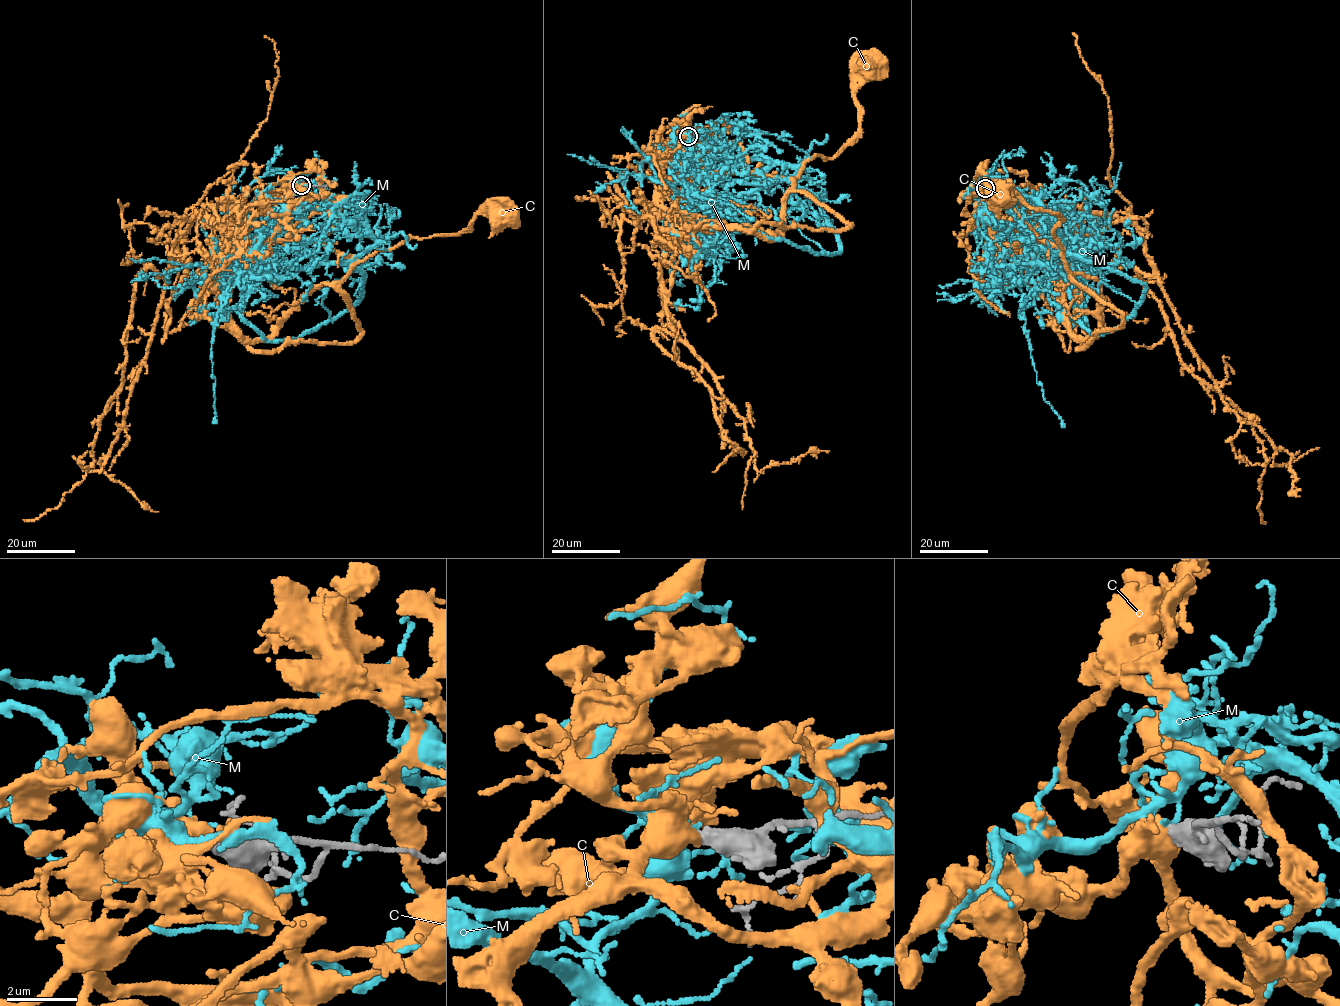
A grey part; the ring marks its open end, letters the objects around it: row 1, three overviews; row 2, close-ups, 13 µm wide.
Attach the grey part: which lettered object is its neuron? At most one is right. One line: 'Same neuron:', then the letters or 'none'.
Same neuron: none

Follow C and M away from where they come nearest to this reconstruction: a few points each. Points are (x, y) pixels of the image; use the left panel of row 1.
C: (300, 184), (291, 199), (325, 195), (339, 205), (323, 238), (358, 260), (497, 214)
M: (300, 184), (288, 176), (304, 194), (232, 259), (229, 229), (251, 217), (222, 213), (221, 200), (245, 167)

